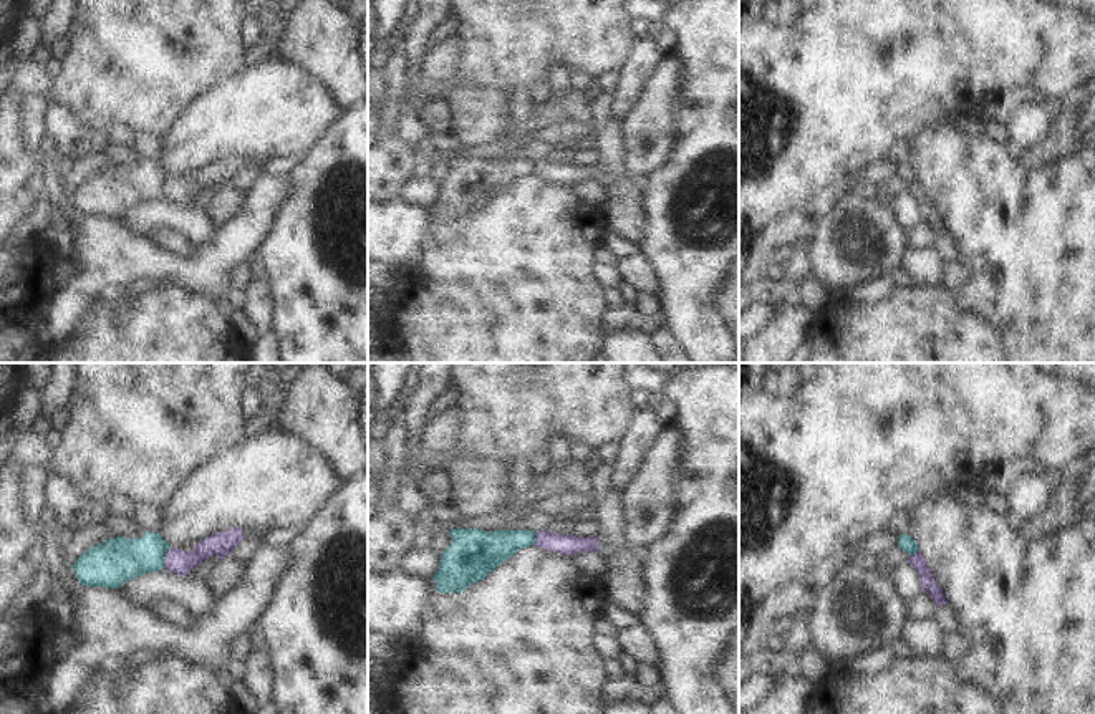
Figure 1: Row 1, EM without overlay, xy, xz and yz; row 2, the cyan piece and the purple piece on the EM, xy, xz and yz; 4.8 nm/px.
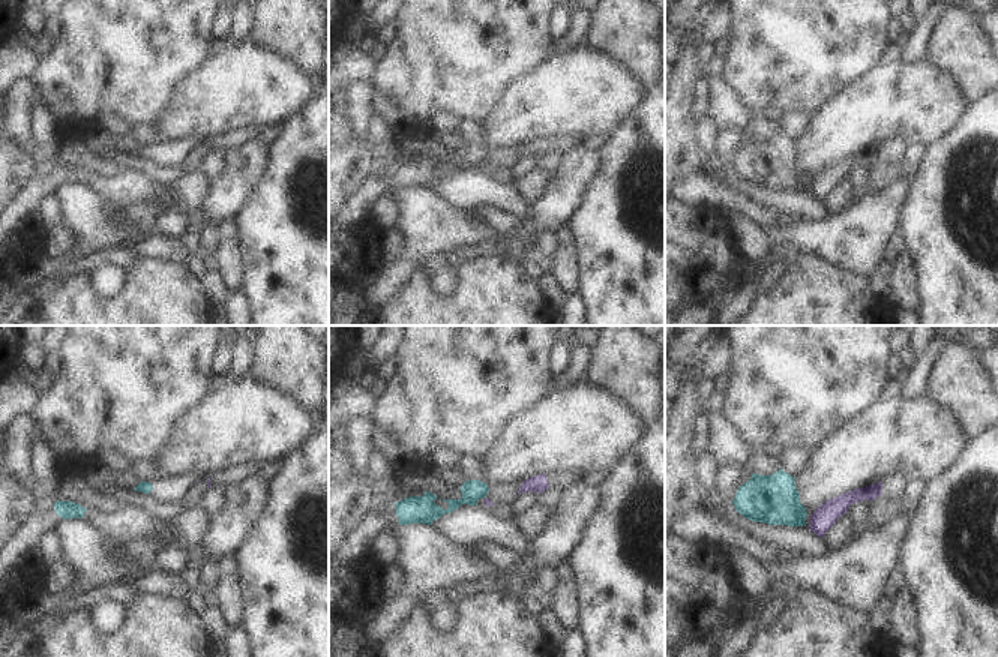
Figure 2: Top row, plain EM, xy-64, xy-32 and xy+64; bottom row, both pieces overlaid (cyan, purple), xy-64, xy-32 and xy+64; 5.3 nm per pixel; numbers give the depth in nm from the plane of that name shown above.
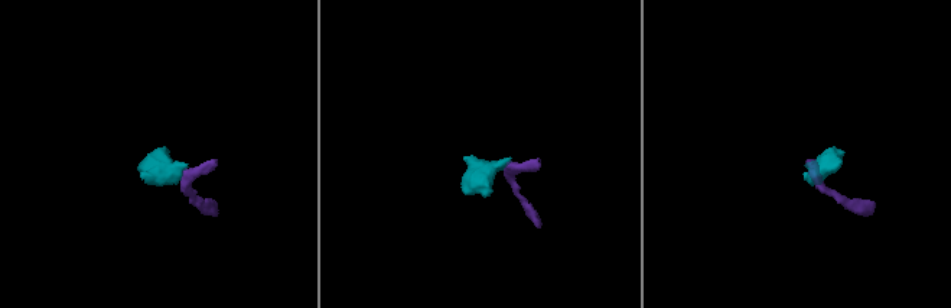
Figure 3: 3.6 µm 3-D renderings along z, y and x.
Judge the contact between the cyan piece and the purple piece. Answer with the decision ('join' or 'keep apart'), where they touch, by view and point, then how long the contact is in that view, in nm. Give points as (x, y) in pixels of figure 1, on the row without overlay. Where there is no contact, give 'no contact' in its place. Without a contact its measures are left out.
keep apart; contact xy (163, 186); length 110 nm

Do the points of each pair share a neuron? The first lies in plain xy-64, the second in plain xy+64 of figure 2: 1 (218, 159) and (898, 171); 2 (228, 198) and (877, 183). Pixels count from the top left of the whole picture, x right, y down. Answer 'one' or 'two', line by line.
1: two
2: two

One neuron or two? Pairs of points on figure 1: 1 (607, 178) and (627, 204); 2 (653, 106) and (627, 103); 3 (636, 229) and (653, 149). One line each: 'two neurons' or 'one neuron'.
1: one neuron
2: two neurons
3: two neurons

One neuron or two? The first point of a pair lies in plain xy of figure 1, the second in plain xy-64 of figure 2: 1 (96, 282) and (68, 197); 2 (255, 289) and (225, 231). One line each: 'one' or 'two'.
1: one
2: one

